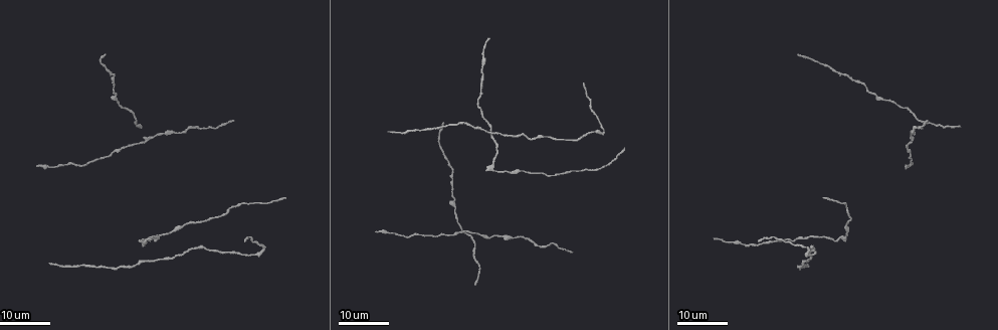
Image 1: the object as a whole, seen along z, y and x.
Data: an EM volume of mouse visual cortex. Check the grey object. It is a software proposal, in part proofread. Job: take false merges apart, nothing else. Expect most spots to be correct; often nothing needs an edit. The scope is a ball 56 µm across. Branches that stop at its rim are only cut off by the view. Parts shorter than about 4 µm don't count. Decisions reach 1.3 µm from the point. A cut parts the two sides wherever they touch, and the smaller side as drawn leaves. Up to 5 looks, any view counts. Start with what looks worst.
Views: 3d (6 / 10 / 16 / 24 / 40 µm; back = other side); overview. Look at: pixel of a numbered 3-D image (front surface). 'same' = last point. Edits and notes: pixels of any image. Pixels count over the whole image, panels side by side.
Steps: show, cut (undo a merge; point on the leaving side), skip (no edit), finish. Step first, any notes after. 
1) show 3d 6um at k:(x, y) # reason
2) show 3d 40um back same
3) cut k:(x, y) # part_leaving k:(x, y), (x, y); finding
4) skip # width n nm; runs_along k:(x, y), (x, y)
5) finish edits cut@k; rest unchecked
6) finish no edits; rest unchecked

show 3d 24um at 1:(175, 229)

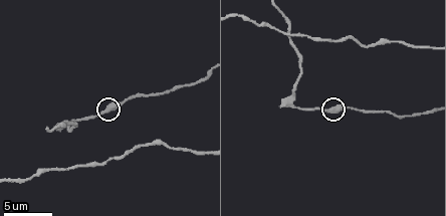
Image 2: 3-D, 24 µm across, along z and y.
show 3d 10um at 2:(111, 104)

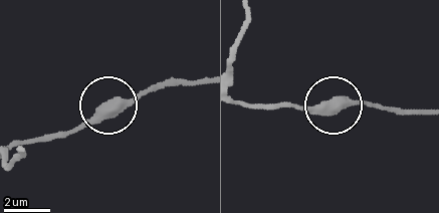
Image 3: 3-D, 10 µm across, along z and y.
skip # runs_along 3:(427, 113), (392, 113), (358, 100), (290, 107); all the same neuron

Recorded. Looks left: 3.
show 3d 24um at 1:(153, 135) # sudden change in width

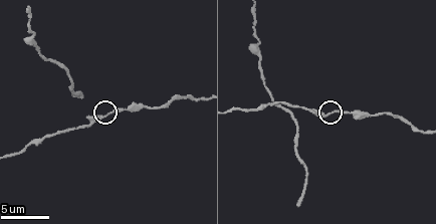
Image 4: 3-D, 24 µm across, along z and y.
show 3d 6um at 4:(103, 117) # closer look

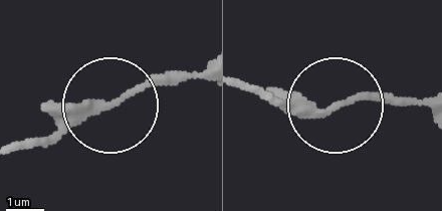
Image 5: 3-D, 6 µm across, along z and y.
skip # width 220 nm; all the same neuron

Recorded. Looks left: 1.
finish no edits; rest unchecked

